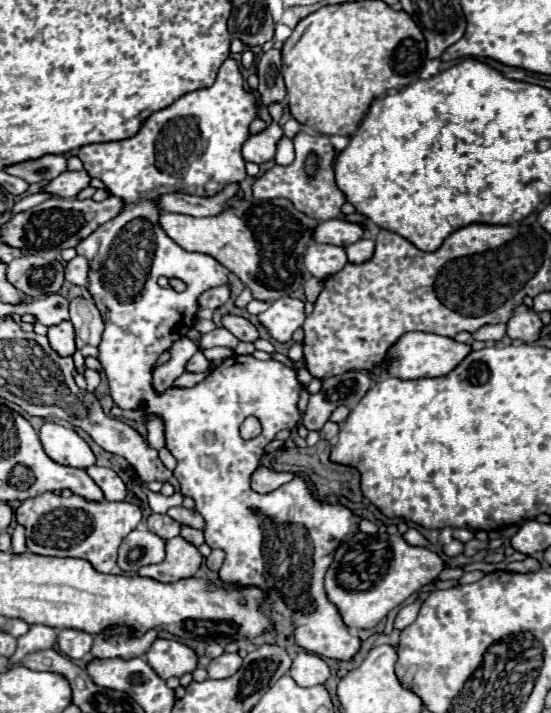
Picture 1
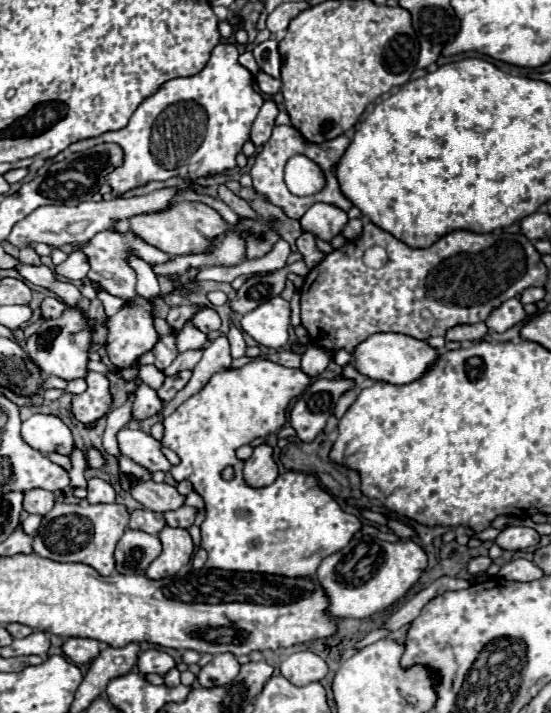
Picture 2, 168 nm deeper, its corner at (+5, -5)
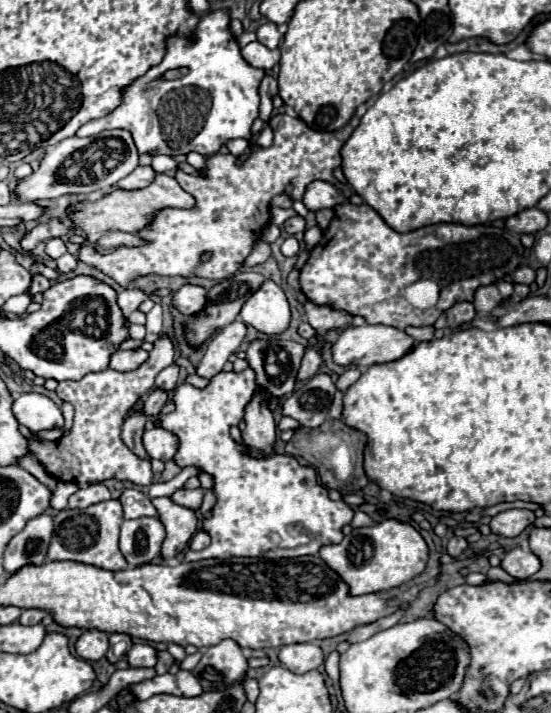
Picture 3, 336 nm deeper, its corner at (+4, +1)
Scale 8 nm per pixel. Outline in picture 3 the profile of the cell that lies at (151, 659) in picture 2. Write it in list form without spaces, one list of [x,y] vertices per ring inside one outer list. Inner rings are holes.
[[[137,643],[127,653],[127,661],[131,667],[155,667],[157,663],[157,649],[147,643]]]

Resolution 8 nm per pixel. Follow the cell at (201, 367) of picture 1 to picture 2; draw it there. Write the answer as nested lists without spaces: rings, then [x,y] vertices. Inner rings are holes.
[[[180,371],[178,375],[174,375],[174,377],[166,377],[166,381],[164,381],[164,385],[156,391],[158,393],[158,399],[162,399],[164,403],[168,403],[186,383],[188,383],[188,379],[190,379],[190,371]]]

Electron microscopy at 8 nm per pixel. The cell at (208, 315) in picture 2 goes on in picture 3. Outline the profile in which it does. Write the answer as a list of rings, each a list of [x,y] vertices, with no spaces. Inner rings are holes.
[[[185,285],[175,293],[173,303],[183,315],[189,315],[189,317],[197,315],[197,313],[205,311],[205,307],[207,307],[207,291],[203,287]]]

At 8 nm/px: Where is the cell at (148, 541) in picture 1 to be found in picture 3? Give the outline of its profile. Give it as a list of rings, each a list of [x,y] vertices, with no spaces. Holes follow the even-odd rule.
[[[141,517],[123,521],[119,549],[125,561],[133,567],[151,563],[159,557],[161,543],[165,539],[165,529],[157,517]]]

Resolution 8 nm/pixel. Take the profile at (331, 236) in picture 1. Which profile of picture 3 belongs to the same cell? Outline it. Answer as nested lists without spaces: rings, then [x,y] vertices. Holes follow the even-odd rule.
[[[313,181],[303,195],[303,203],[307,205],[307,209],[331,209],[333,211],[337,205],[347,203],[347,199],[331,183]]]

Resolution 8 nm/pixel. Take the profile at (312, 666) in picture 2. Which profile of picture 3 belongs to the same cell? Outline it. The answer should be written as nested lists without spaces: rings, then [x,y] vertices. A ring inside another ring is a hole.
[[[293,643],[281,647],[279,661],[293,673],[307,673],[323,665],[325,655],[315,643]]]

